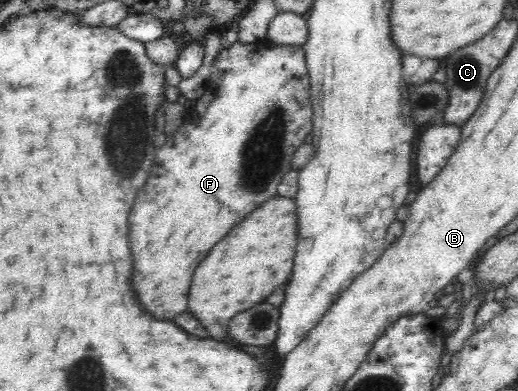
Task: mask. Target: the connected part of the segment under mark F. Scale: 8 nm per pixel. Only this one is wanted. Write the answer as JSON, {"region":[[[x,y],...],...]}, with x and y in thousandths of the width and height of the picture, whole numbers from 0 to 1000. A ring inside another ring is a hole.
{"region":[[[498,100],[494,107],[477,113],[463,102],[452,102],[438,118],[429,118],[421,128],[421,138],[411,153],[405,171],[405,194],[394,210],[392,240],[375,256],[359,276],[357,312],[349,327],[342,332],[338,353],[322,353],[322,363],[303,384],[299,394],[299,414],[288,445],[284,471],[276,476],[276,486],[268,491],[268,501],[261,506],[261,532],[249,547],[249,614],[253,614],[253,650],[261,665],[261,696],[253,711],[253,726],[261,726],[261,752],[268,757],[268,777],[276,777],[276,788],[303,818],[334,818],[342,803],[353,803],[361,793],[361,752],[365,752],[365,731],[369,731],[369,711],[376,701],[376,685],[384,680],[384,670],[396,665],[396,655],[403,650],[403,639],[431,614],[431,604],[461,568],[469,563],[481,542],[488,542],[500,522],[508,522],[512,512],[519,512],[523,501],[531,501],[531,486],[542,465],[542,455],[562,435],[562,409],[558,399],[550,399],[546,409],[535,409],[535,348],[539,348],[539,327],[542,327],[542,358],[539,358],[539,379],[577,379],[585,371],[589,348],[602,338],[602,256],[598,228],[598,194],[591,166],[589,130],[581,113],[558,113],[550,118],[535,118],[521,113],[515,100]]]}

